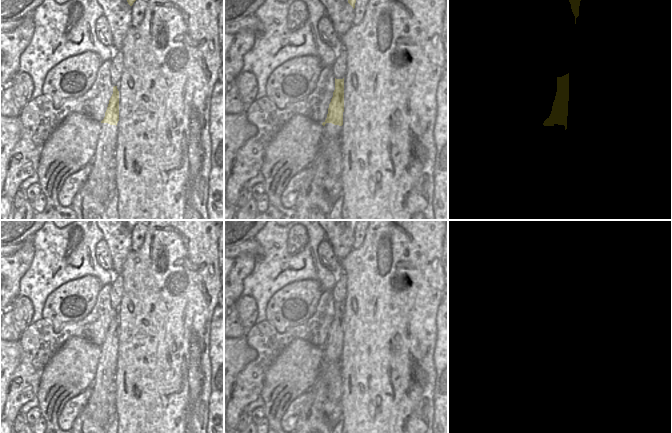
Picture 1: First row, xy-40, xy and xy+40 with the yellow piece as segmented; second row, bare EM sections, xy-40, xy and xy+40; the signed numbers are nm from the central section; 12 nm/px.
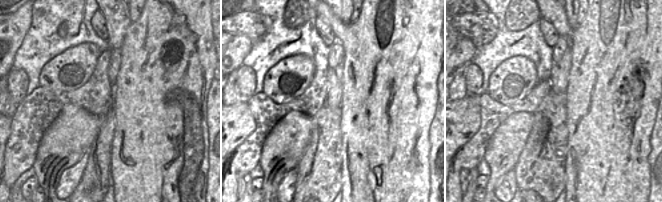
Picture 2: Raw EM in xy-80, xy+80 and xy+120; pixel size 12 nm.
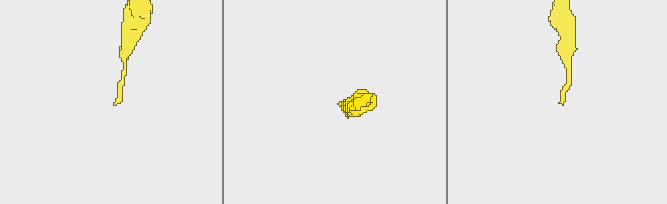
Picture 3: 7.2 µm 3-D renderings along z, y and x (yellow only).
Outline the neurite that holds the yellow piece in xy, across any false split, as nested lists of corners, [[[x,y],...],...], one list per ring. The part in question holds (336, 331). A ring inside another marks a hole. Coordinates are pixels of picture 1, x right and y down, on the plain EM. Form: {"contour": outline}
{"contour": [[[335,302],[335,314],[329,328],[326,344],[322,347],[324,350],[324,363],[340,363],[343,349],[344,336],[344,302]]]}

